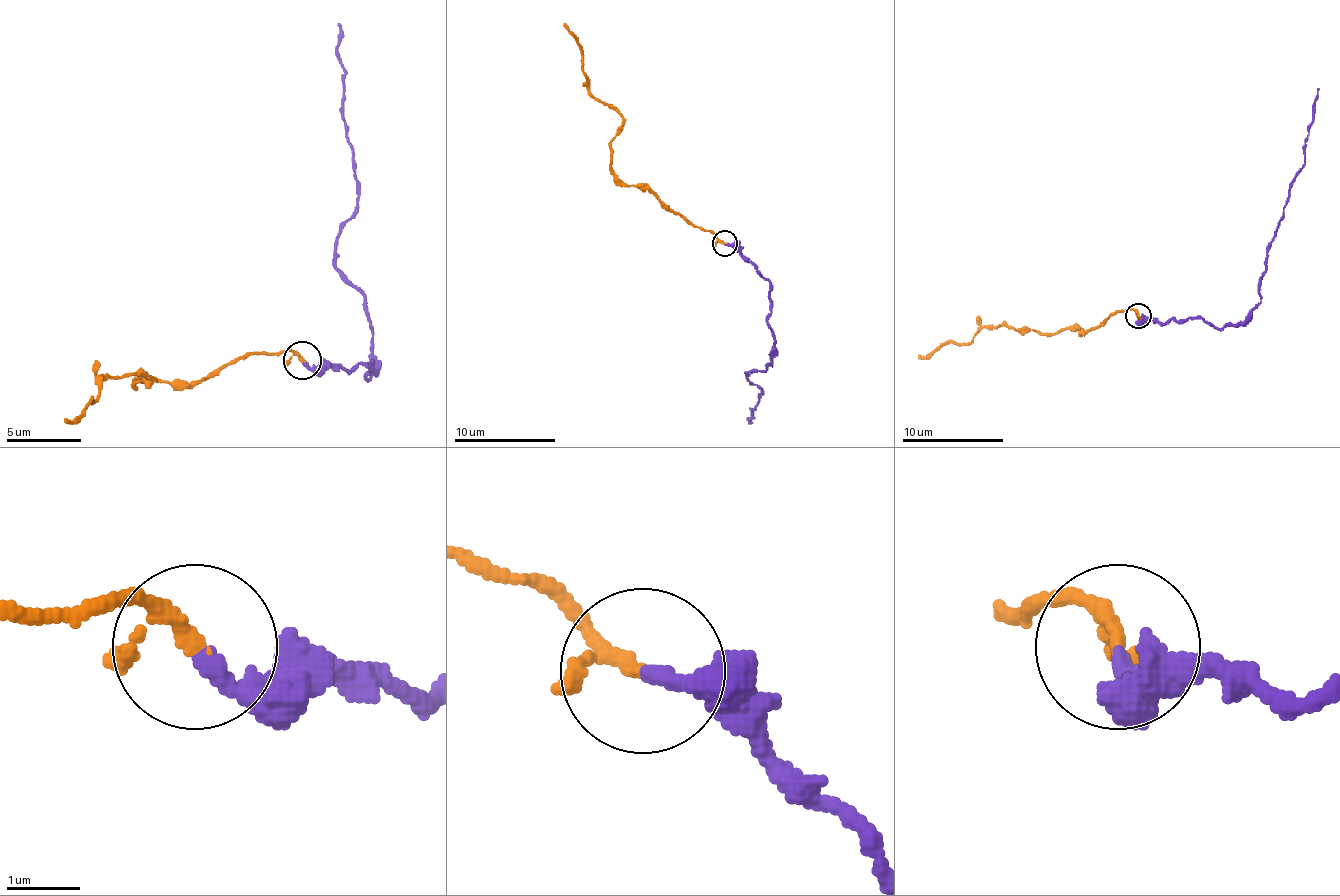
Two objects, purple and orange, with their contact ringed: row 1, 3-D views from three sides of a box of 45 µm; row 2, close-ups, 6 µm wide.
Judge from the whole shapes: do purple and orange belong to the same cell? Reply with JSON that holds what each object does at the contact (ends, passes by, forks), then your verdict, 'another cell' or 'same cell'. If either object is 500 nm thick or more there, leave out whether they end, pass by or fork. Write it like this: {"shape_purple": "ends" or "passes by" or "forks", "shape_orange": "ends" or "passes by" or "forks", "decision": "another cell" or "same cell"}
{"shape_purple": "ends", "shape_orange": "passes by", "decision": "same cell"}

